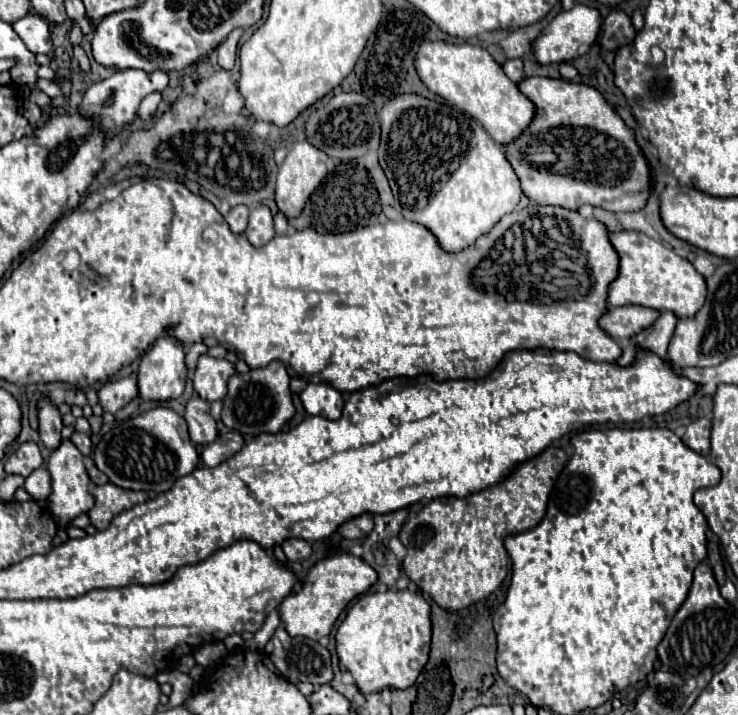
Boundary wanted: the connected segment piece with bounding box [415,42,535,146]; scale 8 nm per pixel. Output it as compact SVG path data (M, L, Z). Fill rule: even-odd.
M427 42L415 56L415 68L431 92L481 122L487 134L503 146L513 142L513 138L519 138L529 128L529 122L533 122L533 102L517 90L517 84L509 82L501 64L497 64L495 58L479 46Z

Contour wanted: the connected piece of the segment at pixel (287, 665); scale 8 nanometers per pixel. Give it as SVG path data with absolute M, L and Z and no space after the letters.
M279 626L273 634L273 638L267 642L265 646L267 656L271 658L271 662L277 666L277 670L293 684L297 682L311 682L313 686L321 686L321 684L329 684L333 678L331 672L331 654L327 648L323 648L319 642L305 638L305 636L289 636L285 626Z

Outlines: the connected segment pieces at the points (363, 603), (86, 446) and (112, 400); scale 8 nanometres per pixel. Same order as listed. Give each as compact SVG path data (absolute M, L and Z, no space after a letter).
M385 590L361 594L335 634L339 664L351 672L363 694L381 692L385 688L407 690L427 664L429 628L429 604L419 592Z
M73 432L71 442L81 450L81 454L85 454L85 456L91 454L91 440L89 440L87 434L83 434L83 432Z
M131 372L125 378L119 378L117 382L105 382L99 392L99 404L103 410L117 412L121 410L133 396L137 396L137 374Z

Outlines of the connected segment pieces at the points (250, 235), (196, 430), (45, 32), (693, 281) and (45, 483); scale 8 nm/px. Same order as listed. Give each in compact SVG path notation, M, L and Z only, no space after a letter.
M259 206L249 214L249 226L245 230L245 236L257 248L265 246L275 236L275 232L273 232L273 216L271 216L267 206Z
M191 398L185 406L185 420L189 424L189 436L193 444L207 446L217 438L217 424L209 412L207 400Z
M27 14L21 20L17 20L13 24L13 30L19 34L19 38L25 42L25 46L29 48L29 52L37 54L49 54L53 50L53 42L51 42L51 28L45 22L45 18L41 18L39 14Z
M615 232L611 242L619 252L619 276L609 286L609 306L641 304L653 310L673 310L677 318L693 318L705 302L705 278L695 266L677 256L669 244L653 240L643 232Z
M45 466L37 468L33 474L27 476L25 486L23 486L35 500L47 498L49 496L49 472Z

